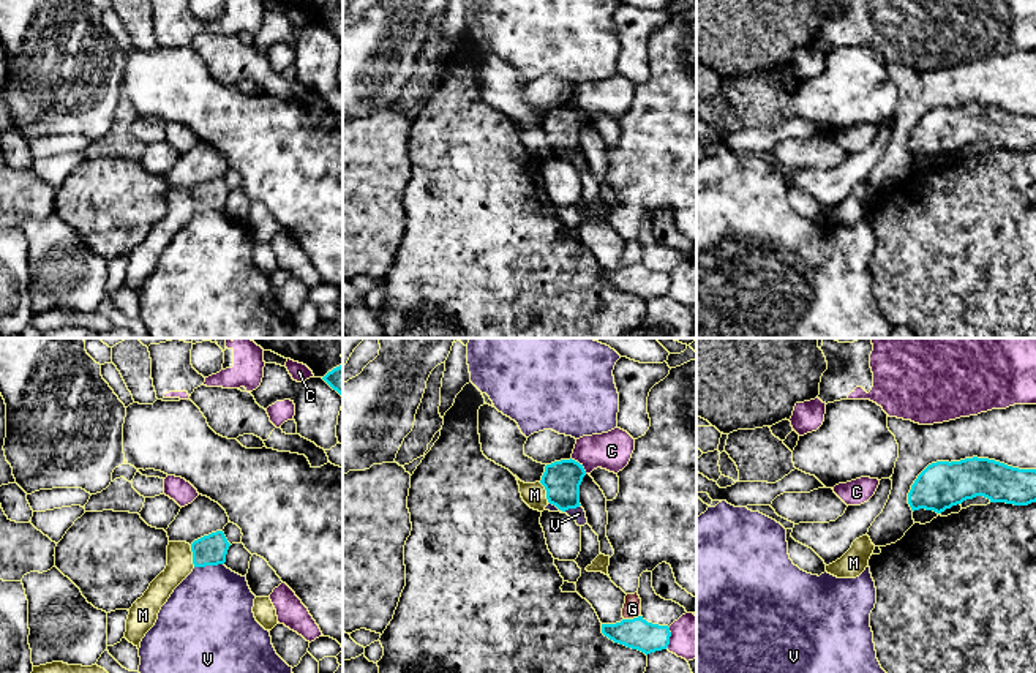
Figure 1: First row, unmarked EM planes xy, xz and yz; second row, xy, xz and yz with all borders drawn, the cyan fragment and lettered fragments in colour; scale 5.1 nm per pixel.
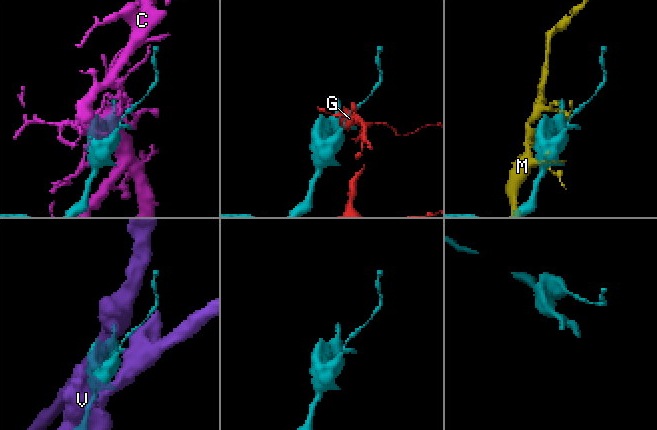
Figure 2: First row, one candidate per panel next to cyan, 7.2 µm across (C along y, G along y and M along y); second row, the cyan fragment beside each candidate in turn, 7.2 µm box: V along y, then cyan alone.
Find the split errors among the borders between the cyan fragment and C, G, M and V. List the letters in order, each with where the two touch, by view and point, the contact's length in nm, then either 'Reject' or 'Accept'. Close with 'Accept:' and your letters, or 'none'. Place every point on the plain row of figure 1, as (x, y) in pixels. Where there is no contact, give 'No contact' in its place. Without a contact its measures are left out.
C: Touches cyan at xz (668, 285). Shared border 110 nm. Reject
G: Touches cyan at xz (634, 264). Shared border 90 nm. Reject
M: Touches cyan at xy (193, 203). Shared border 110 nm. Reject
V: Touches cyan at xz (564, 157). Shared border 170 nm. Reject
Accept: none

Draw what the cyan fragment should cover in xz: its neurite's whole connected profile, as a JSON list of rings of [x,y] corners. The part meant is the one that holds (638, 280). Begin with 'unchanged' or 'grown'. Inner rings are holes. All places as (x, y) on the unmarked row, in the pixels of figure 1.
unchanged | [[[643,262],[602,270],[602,280],[614,289],[638,295],[646,302],[666,295],[671,283],[668,272],[648,269]]]

